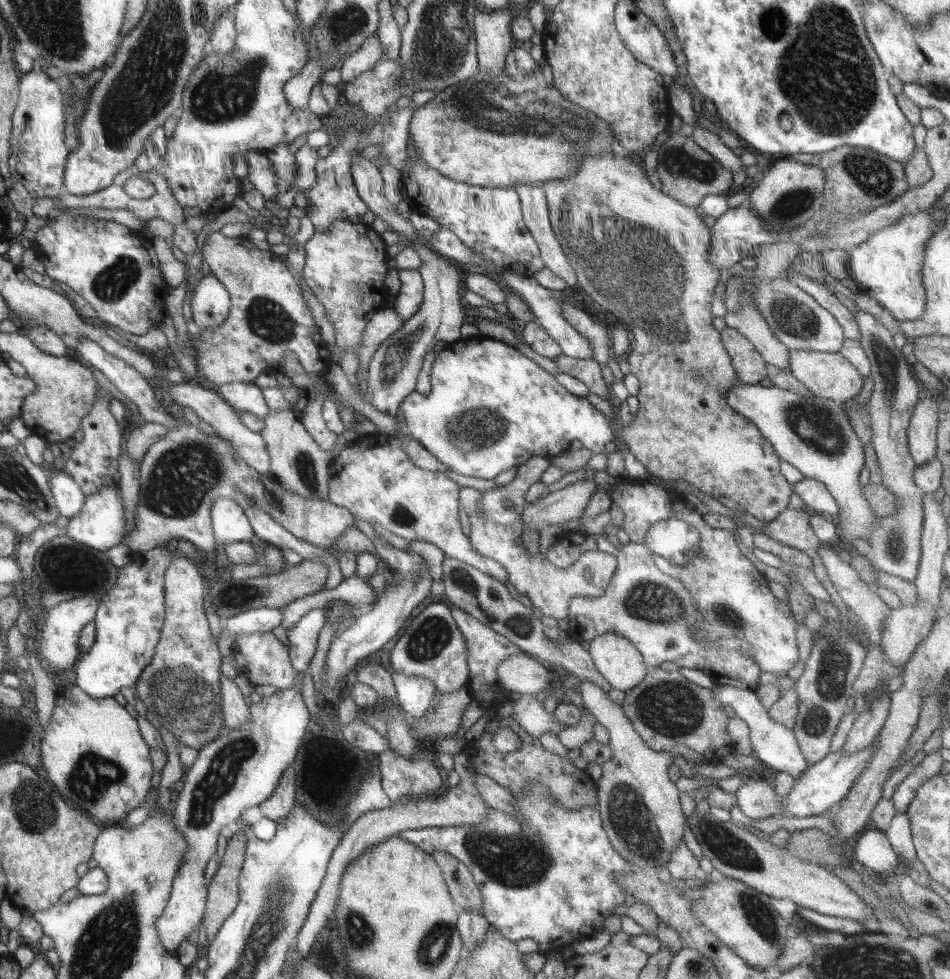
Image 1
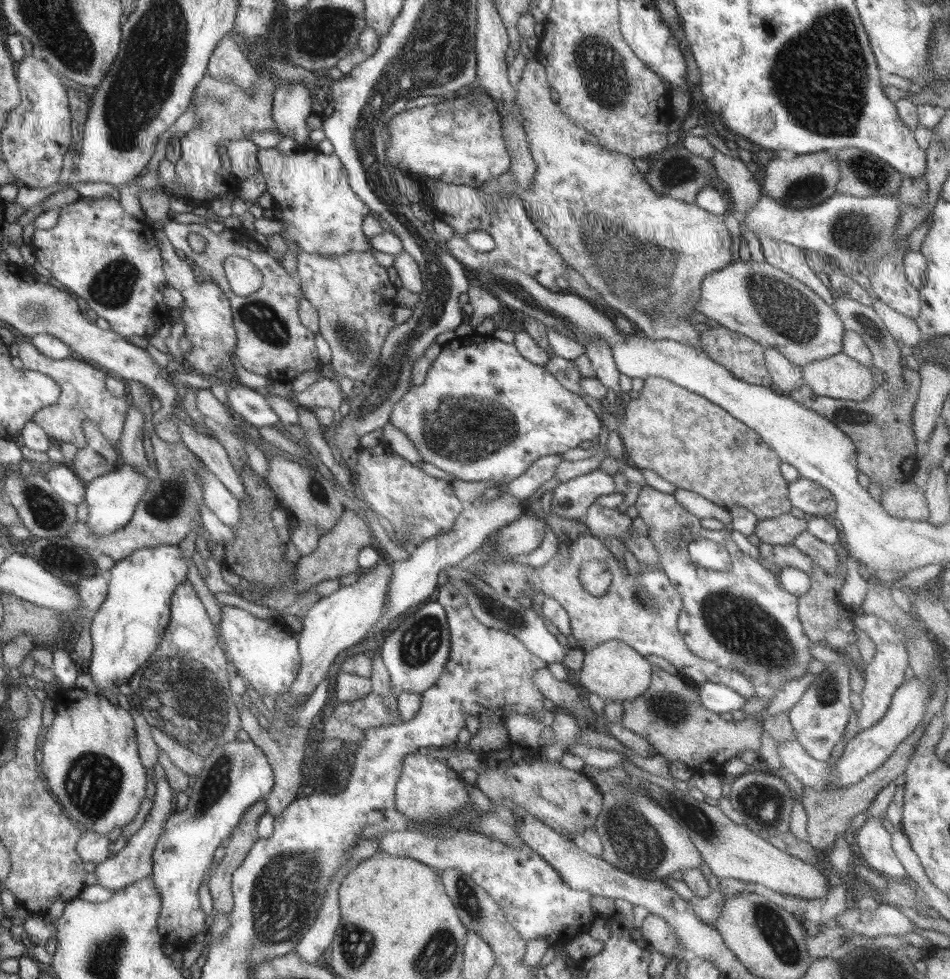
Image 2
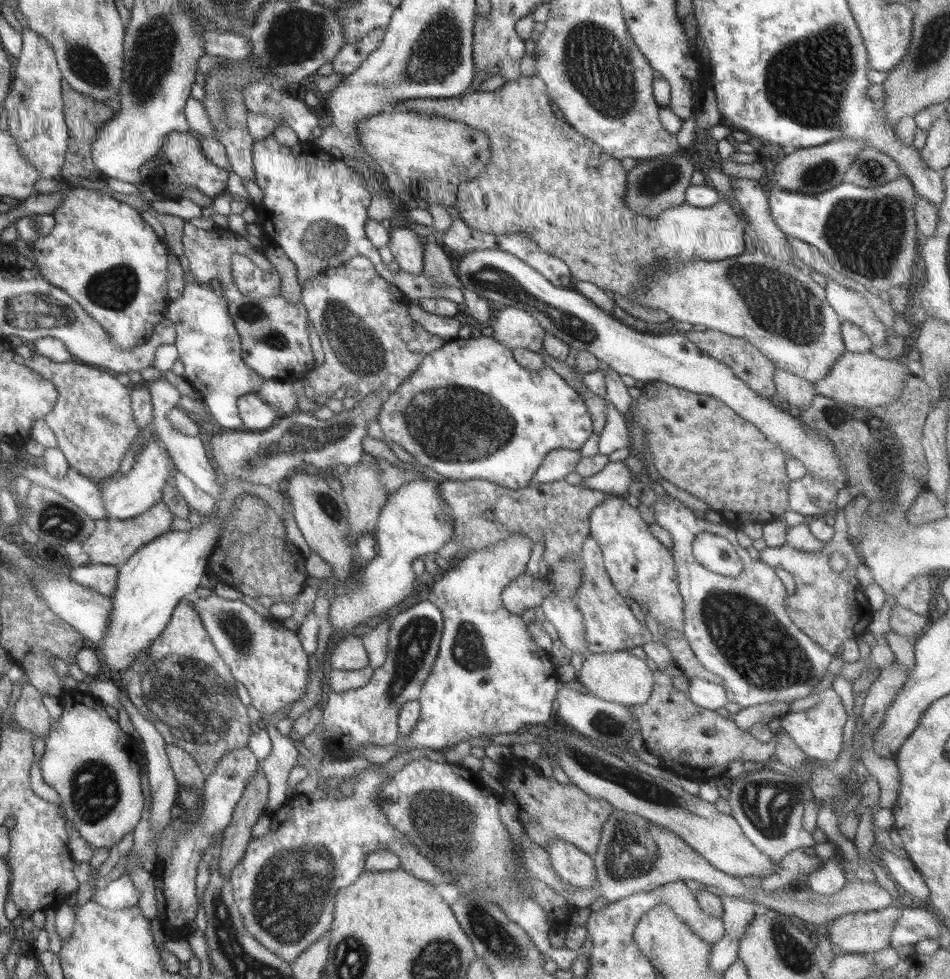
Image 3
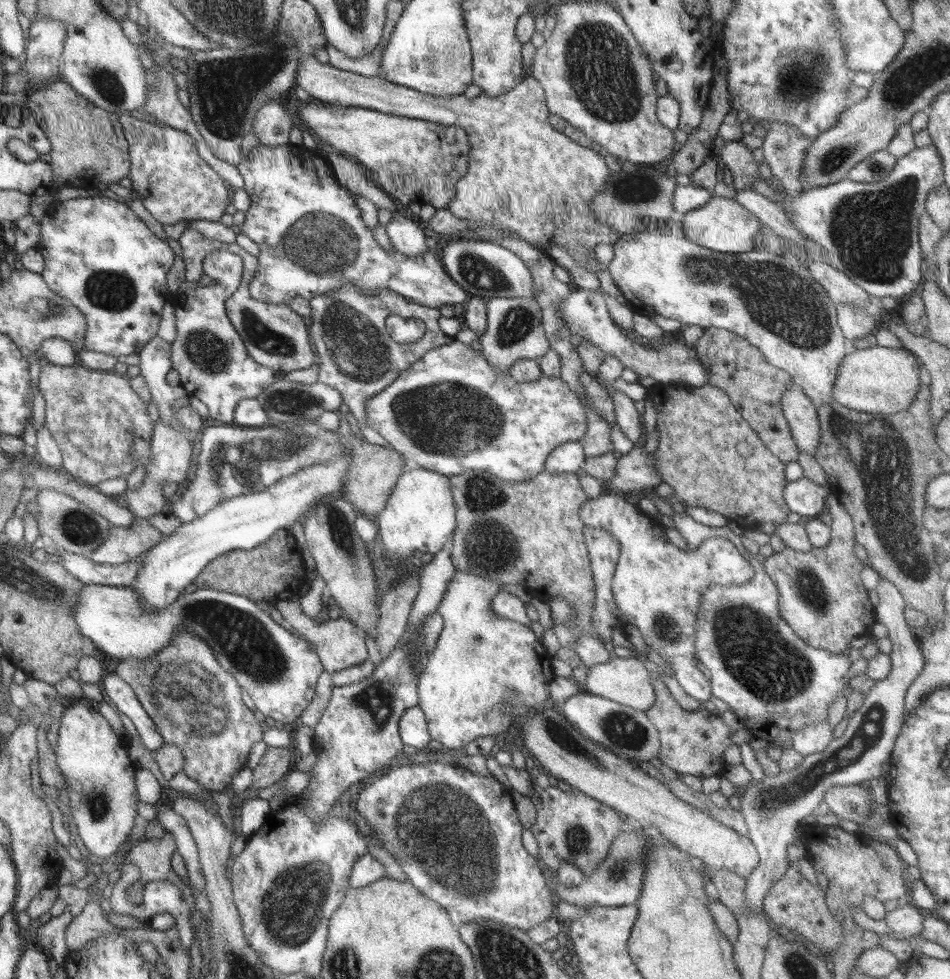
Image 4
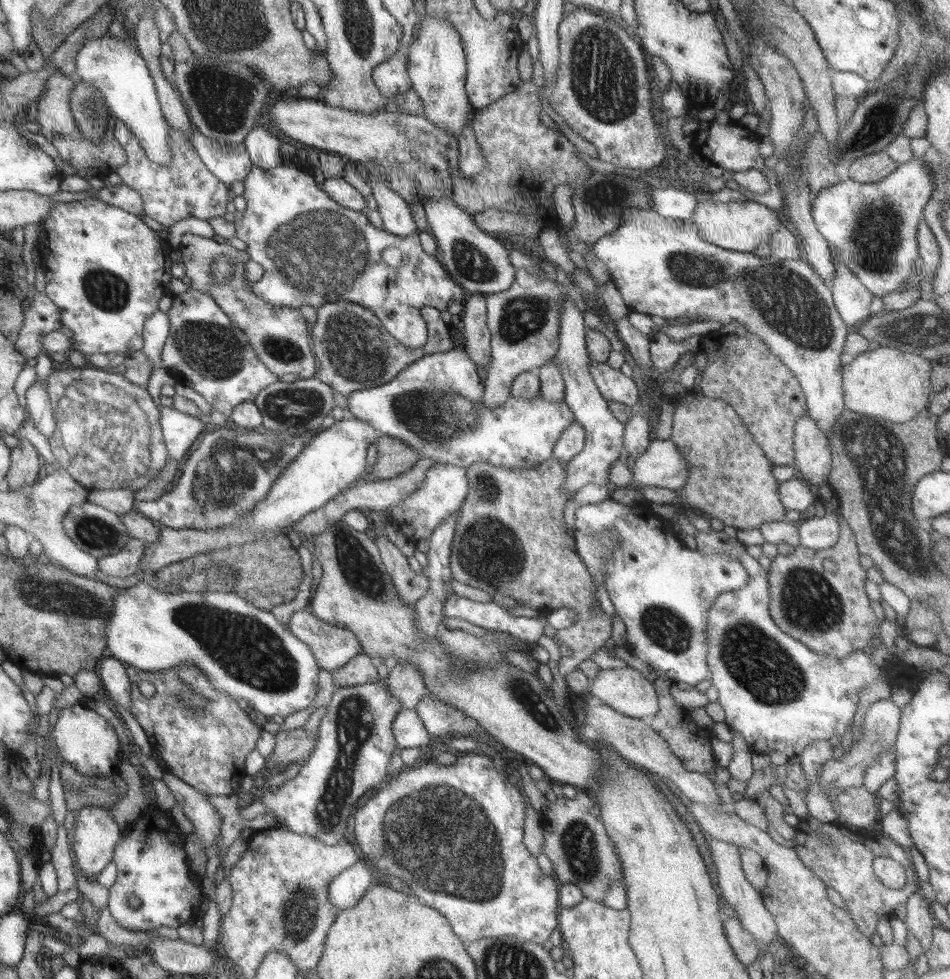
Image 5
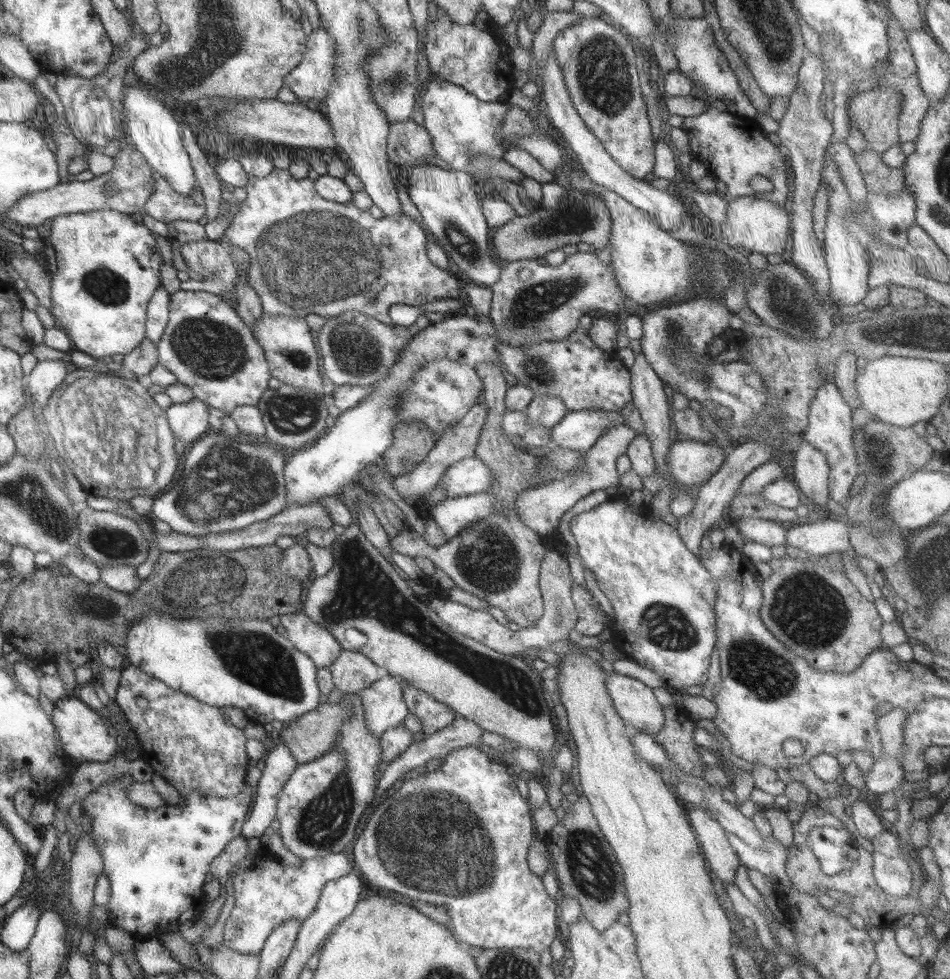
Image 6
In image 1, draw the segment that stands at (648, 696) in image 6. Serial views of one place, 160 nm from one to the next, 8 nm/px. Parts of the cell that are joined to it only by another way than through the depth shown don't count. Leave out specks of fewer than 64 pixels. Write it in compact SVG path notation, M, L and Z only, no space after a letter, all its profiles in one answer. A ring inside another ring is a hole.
M602 634L588 646L596 670L611 684L611 689L624 692L638 686L648 674L649 664L630 643L616 634Z

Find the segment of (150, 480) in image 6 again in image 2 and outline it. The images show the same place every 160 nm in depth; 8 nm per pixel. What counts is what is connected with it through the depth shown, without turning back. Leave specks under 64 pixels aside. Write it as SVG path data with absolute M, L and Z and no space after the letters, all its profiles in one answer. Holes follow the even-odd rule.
M27 338L17 339L16 344L18 345L18 358L22 360L24 368L41 371L41 374L48 375L61 387L60 400L53 406L39 410L33 421L39 424L50 438L56 439L60 443L69 442L76 448L84 448L87 443L82 424L84 424L84 420L87 420L87 424L90 422L90 424L98 426L98 430L118 450L122 428L125 428L124 416L128 410L128 400L132 400L132 396L127 393L116 398L114 394L110 394L110 390L106 388L106 382L104 382L106 374L86 361L73 358L66 360L48 358Z

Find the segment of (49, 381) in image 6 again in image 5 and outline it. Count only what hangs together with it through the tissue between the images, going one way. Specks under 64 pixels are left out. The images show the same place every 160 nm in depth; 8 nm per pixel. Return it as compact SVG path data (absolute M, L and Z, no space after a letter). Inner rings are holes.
M36 380L26 391L26 400L35 428L50 440L57 434L57 418L46 388L47 384Z

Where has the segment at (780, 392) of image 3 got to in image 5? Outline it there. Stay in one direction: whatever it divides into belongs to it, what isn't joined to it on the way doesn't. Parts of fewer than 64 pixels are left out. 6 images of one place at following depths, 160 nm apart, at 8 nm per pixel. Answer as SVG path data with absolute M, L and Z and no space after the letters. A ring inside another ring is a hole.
M809 414L801 416L794 427L793 466L799 472L799 478L816 489L827 484L831 469L832 455L829 438Z

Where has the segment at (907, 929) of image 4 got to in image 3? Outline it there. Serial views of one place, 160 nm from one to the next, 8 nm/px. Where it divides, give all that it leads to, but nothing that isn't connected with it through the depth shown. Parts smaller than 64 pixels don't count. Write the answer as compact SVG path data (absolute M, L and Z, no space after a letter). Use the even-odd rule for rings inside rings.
M901 903L890 905L874 912L848 913L828 923L830 940L844 953L873 954L891 946L891 932L897 918L901 915Z

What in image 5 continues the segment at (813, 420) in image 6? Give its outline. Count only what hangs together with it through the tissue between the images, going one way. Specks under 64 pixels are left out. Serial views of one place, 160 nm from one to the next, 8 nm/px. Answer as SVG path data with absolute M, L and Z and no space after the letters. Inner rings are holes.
M632 207L624 209L621 213L619 225L611 230L605 238L599 239L593 243L591 248L593 249L594 254L596 254L596 256L608 267L611 281L620 291L630 312L636 311L642 314L661 316L668 322L680 322L682 320L690 320L692 322L716 320L723 325L727 325L732 321L741 322L752 334L760 337L767 344L767 347L770 348L786 368L794 372L796 378L799 380L799 386L805 394L807 414L811 416L812 420L816 421L816 426L828 436L828 434L831 433L831 430L833 430L835 422L840 416L842 416L845 409L847 409L842 386L843 367L841 365L840 357L849 328L842 320L842 317L839 315L839 312L835 307L831 287L822 280L822 277L819 277L818 274L816 274L816 271L805 260L778 260L778 258L772 254L766 257L760 257L760 255L756 255L755 253L726 250L711 242L706 242L705 239L699 236L697 225L691 219L676 224L674 220L662 217L650 208L643 209Z

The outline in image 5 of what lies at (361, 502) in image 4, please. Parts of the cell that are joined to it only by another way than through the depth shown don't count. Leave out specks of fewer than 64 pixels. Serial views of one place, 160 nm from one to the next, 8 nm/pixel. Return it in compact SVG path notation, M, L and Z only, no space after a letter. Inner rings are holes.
M390 435L380 436L375 445L378 452L376 466L370 475L366 475L365 471L360 480L375 481L394 478L395 475L409 471L421 458L413 446Z

